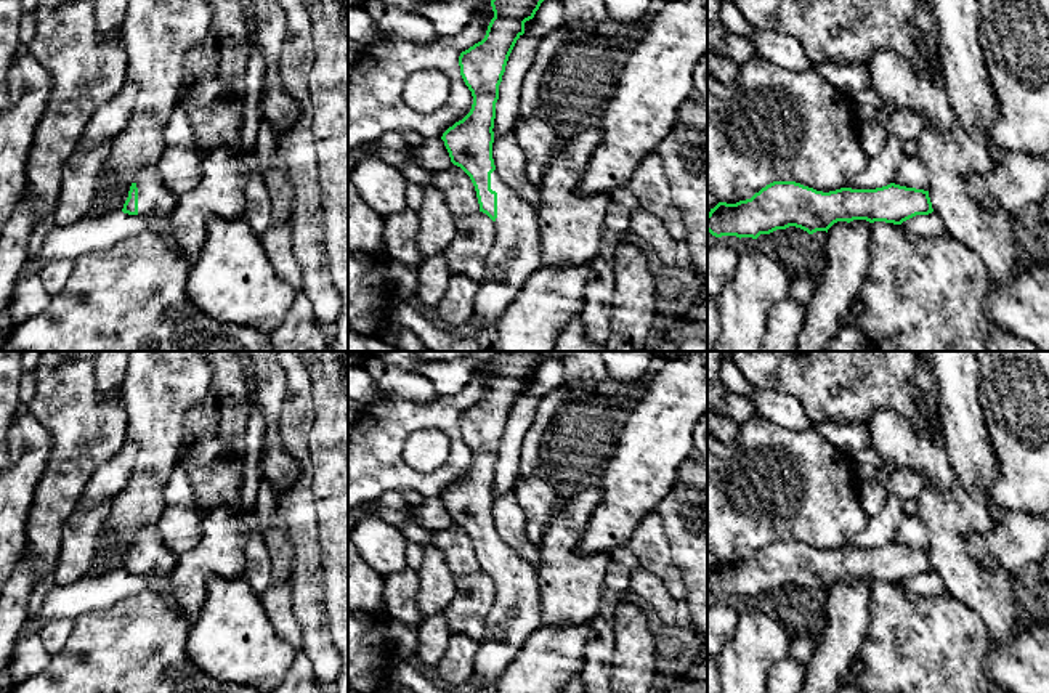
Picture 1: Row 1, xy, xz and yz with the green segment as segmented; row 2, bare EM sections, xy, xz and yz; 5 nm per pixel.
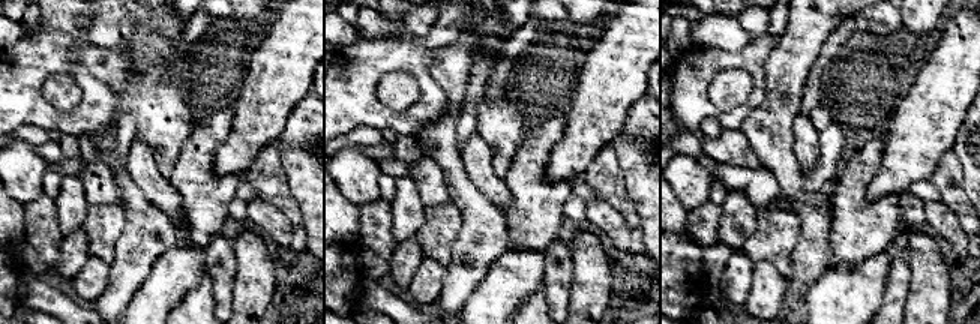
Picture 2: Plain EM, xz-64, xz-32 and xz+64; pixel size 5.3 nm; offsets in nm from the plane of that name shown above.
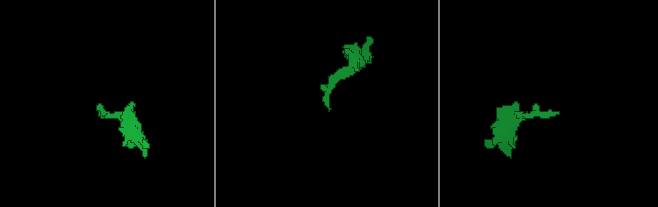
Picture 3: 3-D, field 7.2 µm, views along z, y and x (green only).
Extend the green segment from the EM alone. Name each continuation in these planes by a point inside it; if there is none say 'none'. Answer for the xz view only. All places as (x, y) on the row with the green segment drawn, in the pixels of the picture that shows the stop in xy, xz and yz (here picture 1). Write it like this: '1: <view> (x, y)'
1: xz (515, 255)

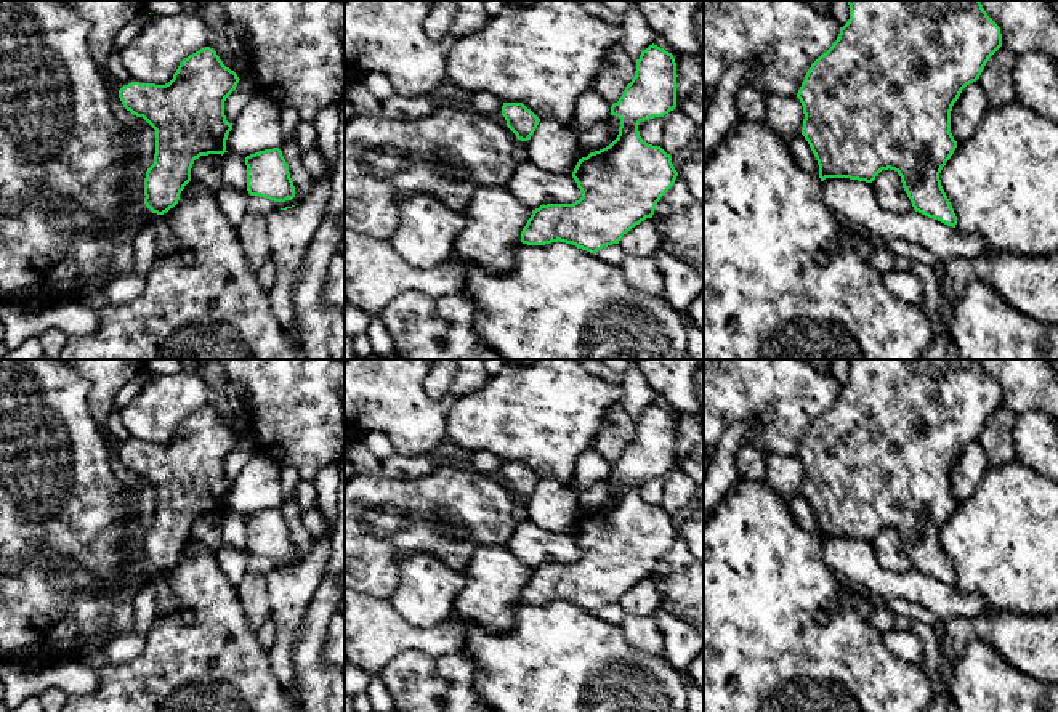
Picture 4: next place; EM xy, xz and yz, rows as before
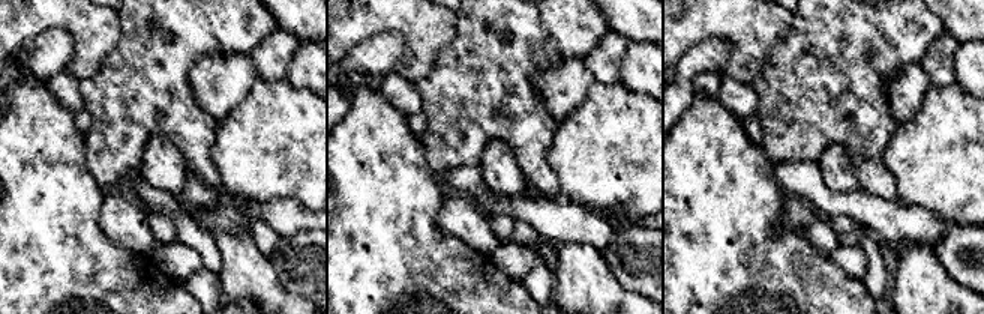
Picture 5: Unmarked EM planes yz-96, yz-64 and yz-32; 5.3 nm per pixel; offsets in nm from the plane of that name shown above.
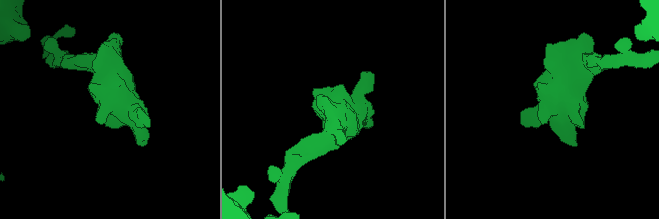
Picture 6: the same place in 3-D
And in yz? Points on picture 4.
none

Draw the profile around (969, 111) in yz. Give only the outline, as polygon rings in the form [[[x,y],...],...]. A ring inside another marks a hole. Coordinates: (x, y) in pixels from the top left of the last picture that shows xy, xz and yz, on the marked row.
[[[979,82],[967,85],[951,111],[951,133],[957,143],[963,143],[973,136],[981,125],[989,103],[986,91]]]

